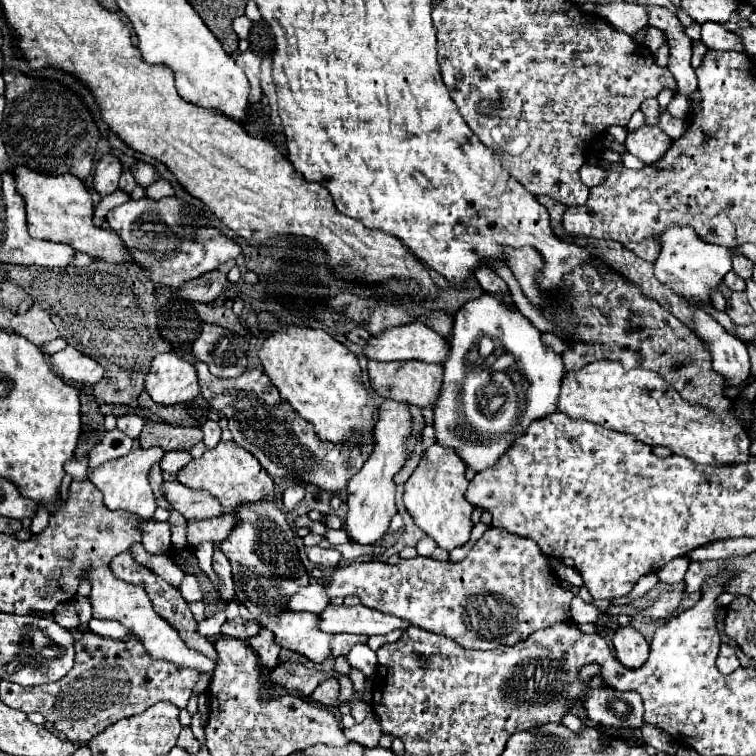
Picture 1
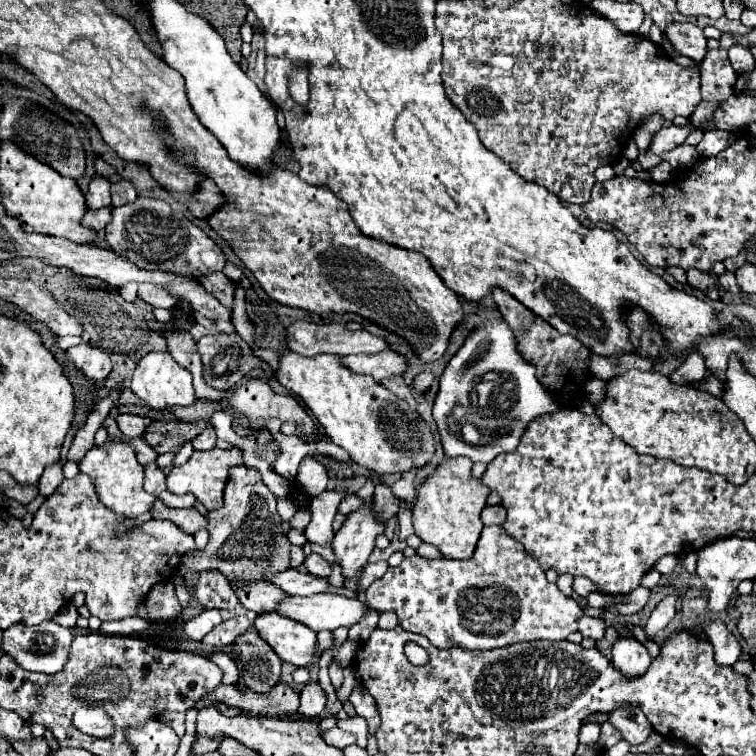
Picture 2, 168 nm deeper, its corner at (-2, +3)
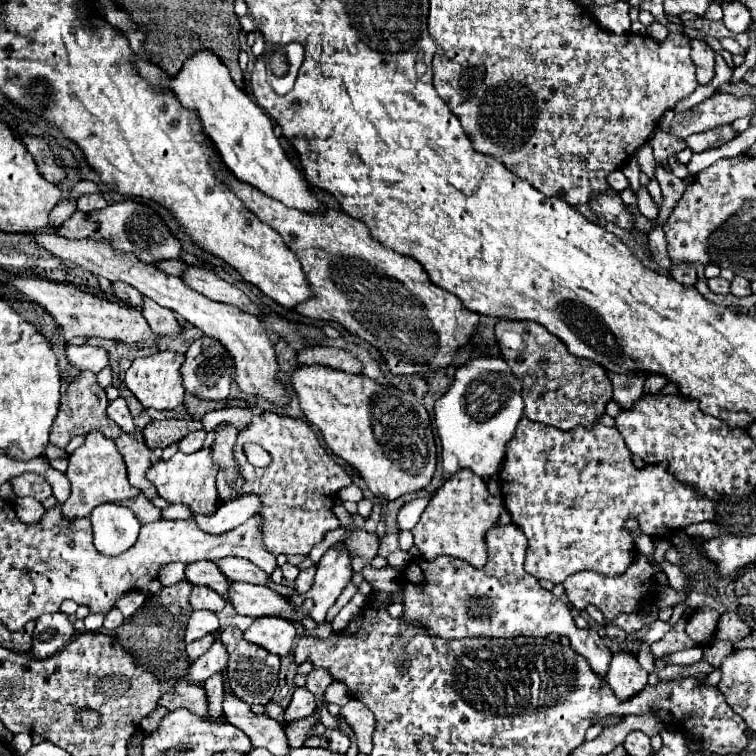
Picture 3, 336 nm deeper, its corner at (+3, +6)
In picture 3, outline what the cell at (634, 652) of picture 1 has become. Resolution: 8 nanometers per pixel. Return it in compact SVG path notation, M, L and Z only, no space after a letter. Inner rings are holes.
M619 650L611 656L607 682L621 700L631 698L647 684L647 672L639 666L637 658L631 652Z

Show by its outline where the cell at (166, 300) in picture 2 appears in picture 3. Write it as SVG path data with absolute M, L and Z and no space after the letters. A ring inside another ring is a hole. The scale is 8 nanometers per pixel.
M113 282L113 288L115 288L117 298L121 298L125 304L129 304L129 306L141 306L143 304L143 294L139 290L131 288L129 284Z

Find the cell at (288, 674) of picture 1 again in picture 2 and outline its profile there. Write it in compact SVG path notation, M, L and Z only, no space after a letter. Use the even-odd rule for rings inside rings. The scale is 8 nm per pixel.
M220 683L212 695L204 695L204 699L196 701L196 709L216 703L224 703L260 717L290 717L296 713L300 699L298 693L286 683L278 683L270 693L254 693L250 689L236 689L232 685Z

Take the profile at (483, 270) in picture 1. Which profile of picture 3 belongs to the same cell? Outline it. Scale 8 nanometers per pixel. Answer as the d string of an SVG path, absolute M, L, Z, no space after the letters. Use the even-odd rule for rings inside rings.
M501 318L495 326L495 336L501 346L501 356L507 360L511 372L523 378L527 418L559 430L571 430L579 424L597 422L605 404L611 400L611 382L599 364L569 356L567 346L557 340L557 336L551 336L547 328L531 320Z

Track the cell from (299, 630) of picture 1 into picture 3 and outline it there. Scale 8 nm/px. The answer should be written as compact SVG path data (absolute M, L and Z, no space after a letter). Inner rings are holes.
M277 616L255 618L255 622L245 630L245 638L253 644L263 646L271 654L287 656L293 650L297 628L291 620L283 620Z

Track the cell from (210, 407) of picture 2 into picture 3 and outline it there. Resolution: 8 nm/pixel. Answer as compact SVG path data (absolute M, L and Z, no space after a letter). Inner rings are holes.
M185 394L185 400L183 400L183 406L187 408L187 412L201 420L201 416L205 412L211 412L211 410L219 410L219 408L227 408L227 406L241 406L241 408L247 408L247 402L245 400L223 400L223 402L203 402L191 394Z

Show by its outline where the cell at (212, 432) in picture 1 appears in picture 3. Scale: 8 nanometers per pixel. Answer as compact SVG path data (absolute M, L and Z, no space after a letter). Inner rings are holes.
M199 430L199 432L191 432L189 436L185 436L181 442L179 442L179 450L191 454L191 452L197 452L199 448L203 448L203 442L205 442L205 430Z

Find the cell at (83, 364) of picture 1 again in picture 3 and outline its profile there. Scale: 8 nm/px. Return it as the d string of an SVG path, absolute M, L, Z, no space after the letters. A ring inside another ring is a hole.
M89 344L69 346L67 348L67 358L79 372L99 374L109 364L107 350L99 348L99 346L89 346Z

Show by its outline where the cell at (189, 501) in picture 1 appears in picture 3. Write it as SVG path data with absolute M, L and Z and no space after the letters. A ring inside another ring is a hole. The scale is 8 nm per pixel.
M121 434L119 438L115 438L115 442L121 456L125 458L129 482L139 488L149 500L157 498L155 486L147 480L147 470L151 468L151 450L147 448L147 444L137 442L131 434Z

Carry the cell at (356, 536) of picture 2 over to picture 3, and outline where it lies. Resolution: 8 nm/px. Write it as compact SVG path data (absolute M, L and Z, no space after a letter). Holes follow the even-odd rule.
M343 544L343 548L331 546L317 564L317 574L315 574L313 588L305 594L293 596L291 600L295 600L297 604L303 604L305 598L313 600L315 606L311 610L311 618L321 624L325 620L327 610L335 604L335 600L339 598L343 588L351 582L351 576L353 576L351 560L353 558L347 552L345 544Z

